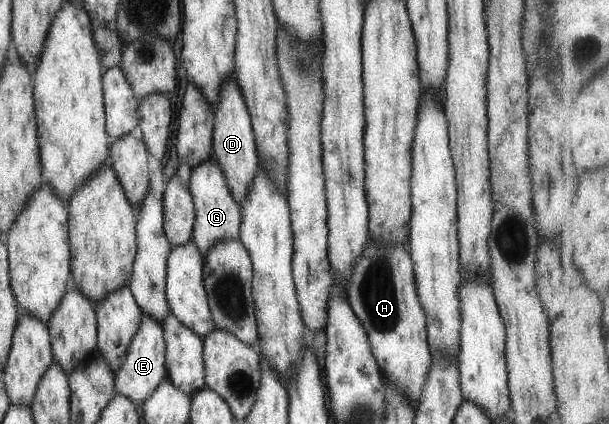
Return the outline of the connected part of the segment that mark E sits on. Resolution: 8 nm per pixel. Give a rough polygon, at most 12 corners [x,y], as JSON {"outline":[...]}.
{"outline":[[141,323],[115,371],[115,394],[141,404],[166,377],[162,323]]}

